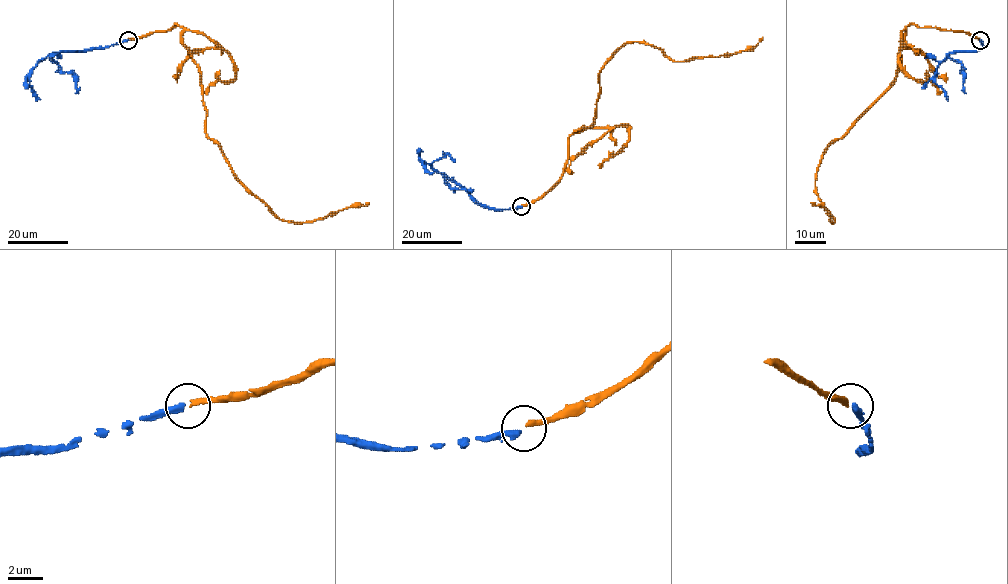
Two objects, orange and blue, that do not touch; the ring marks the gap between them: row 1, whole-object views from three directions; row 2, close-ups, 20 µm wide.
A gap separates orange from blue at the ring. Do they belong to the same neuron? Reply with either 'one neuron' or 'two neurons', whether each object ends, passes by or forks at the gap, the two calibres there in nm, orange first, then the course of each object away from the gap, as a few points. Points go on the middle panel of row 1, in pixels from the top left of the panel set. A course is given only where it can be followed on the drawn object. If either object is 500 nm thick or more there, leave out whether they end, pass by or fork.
two neurons; orange ends there; blue ends there; 280 nm thick on the orange side, 360 nm on the other; orange runs (522, 206), (560, 178), (568, 138), (594, 122), (599, 72), (623, 44), (678, 61), (751, 50), (763, 37); blue runs (521, 206), (498, 209), (484, 207), (464, 189), (422, 161), (427, 171), (433, 173)

